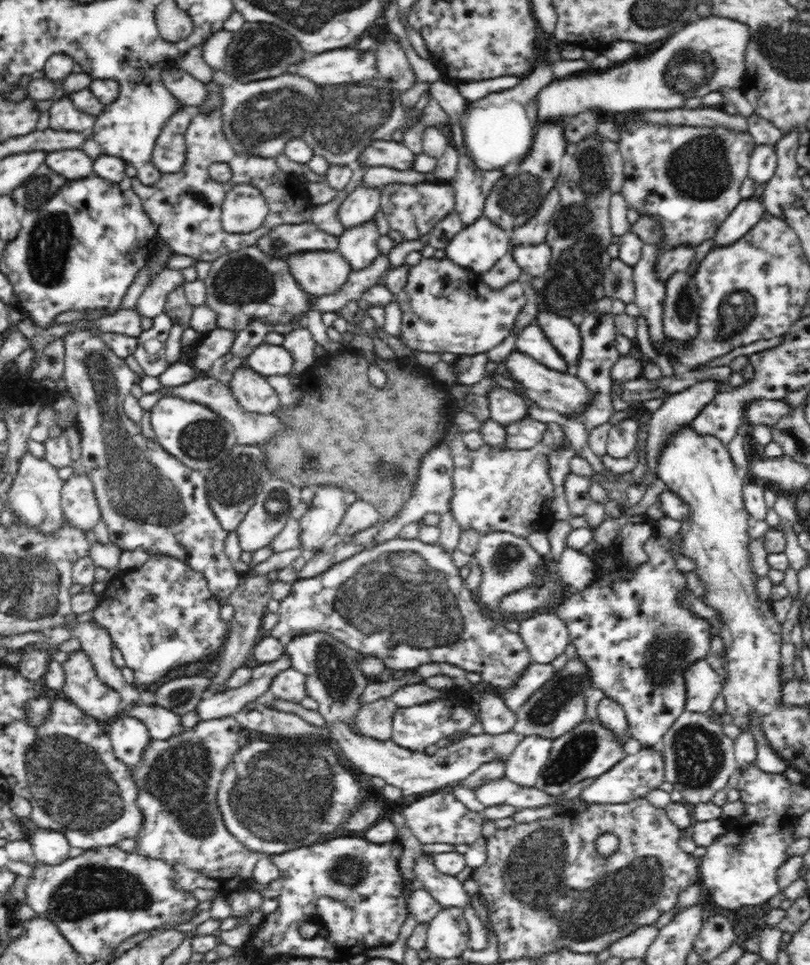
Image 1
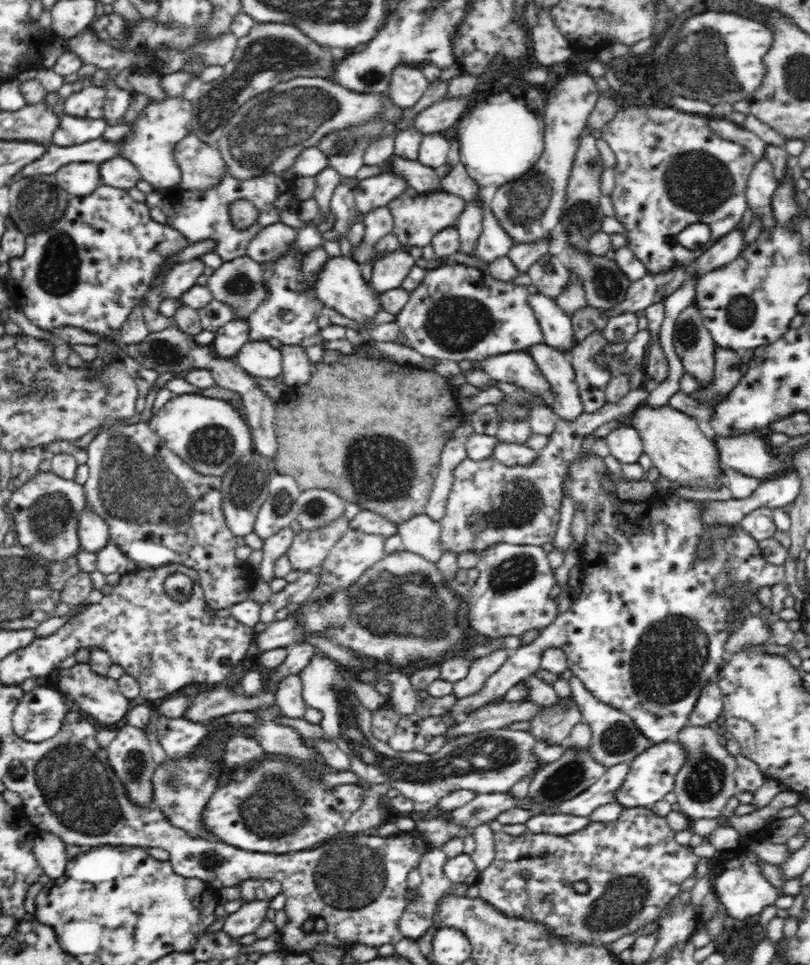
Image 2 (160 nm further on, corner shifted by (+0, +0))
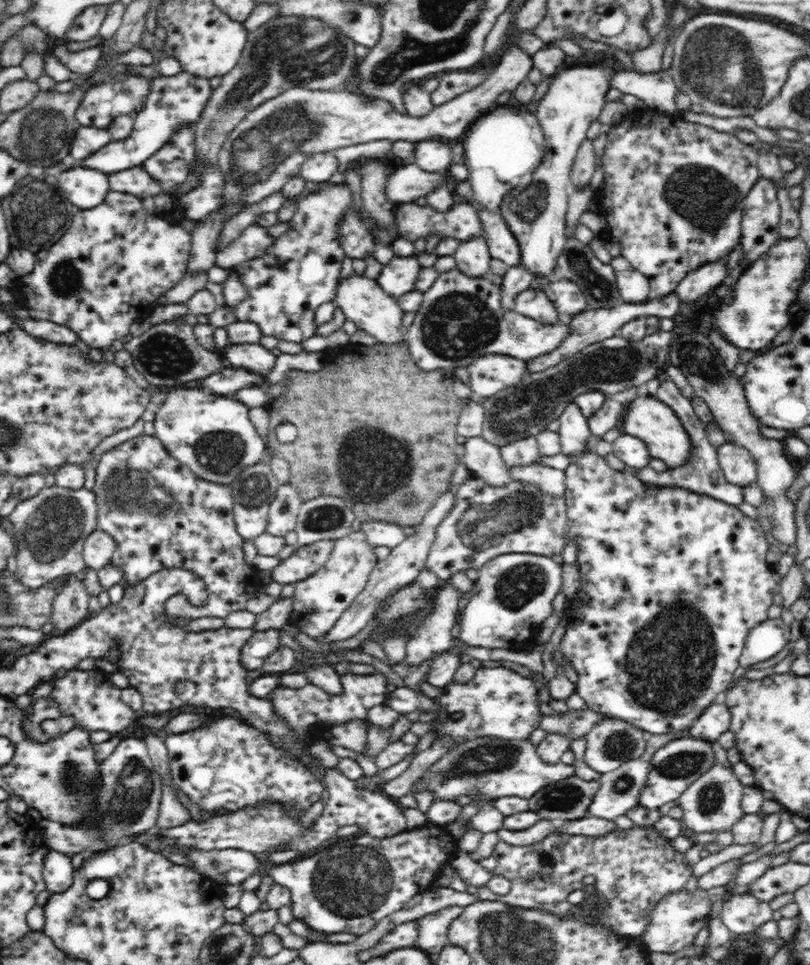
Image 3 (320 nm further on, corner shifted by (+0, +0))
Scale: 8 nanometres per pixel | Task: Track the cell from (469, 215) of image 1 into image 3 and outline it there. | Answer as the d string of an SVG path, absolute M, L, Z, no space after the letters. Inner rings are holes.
M484 237L467 240L459 244L453 255L457 269L474 278L485 277L490 272L490 260L492 255L488 250Z

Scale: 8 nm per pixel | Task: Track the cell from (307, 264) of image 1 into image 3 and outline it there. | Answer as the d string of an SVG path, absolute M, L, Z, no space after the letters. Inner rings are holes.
M356 274L347 279L339 279L334 297L338 308L346 315L346 320L352 321L361 331L373 336L378 345L395 344L406 340L407 328L402 323L405 312L398 305L396 298L376 284L376 280Z

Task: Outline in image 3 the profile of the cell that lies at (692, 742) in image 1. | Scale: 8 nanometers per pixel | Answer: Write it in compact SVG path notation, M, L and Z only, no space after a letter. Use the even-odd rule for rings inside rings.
M712 763L710 767L693 777L692 781L687 784L686 790L682 792L682 796L678 798L680 808L683 810L681 821L686 824L686 828L690 828L695 833L717 833L723 830L731 832L732 826L745 814L740 807L743 787L738 777L732 772L732 766L730 766L730 770L726 770L720 764L713 766Z

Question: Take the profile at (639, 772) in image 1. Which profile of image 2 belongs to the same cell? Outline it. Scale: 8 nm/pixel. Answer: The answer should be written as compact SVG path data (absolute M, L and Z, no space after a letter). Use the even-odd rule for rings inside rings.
M676 739L646 748L630 763L631 769L616 792L616 802L628 808L651 807L658 800L662 800L668 792L674 790L674 776L678 774L678 770L682 768L684 762L686 762L686 749L682 749L682 745L678 744Z

